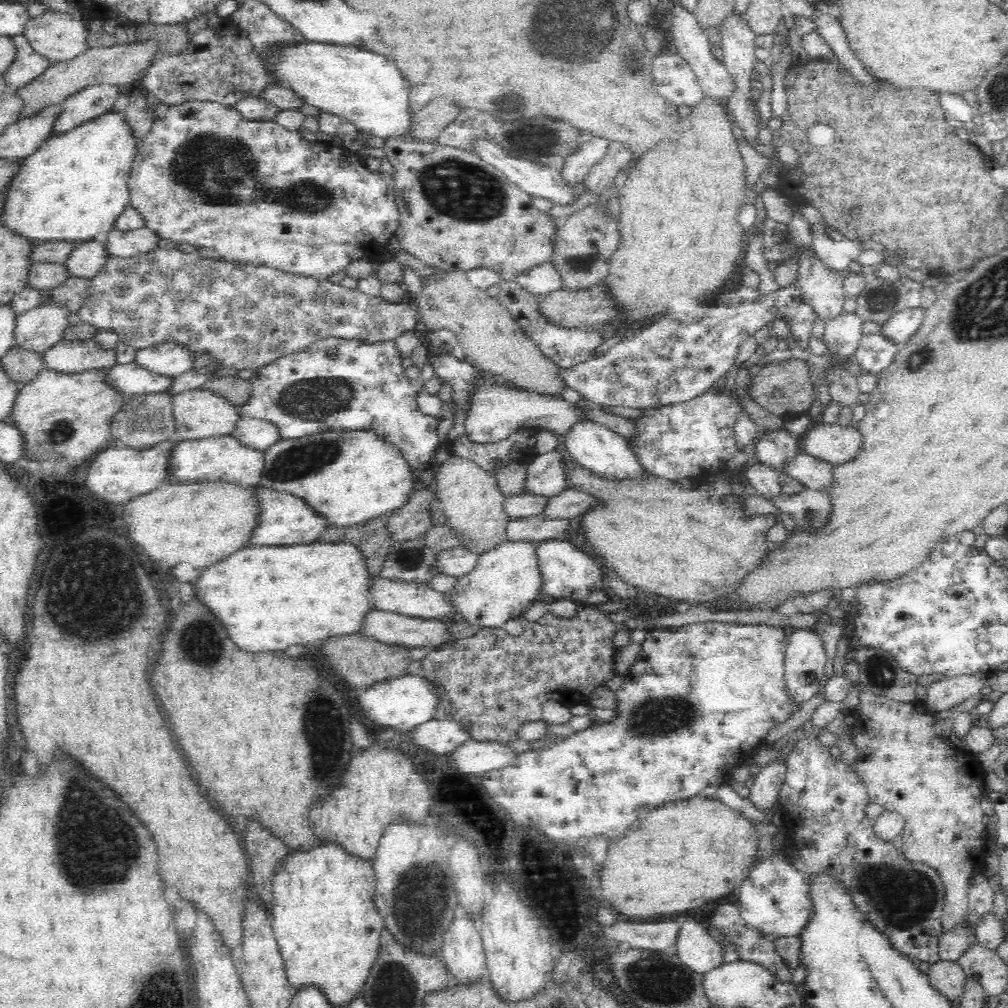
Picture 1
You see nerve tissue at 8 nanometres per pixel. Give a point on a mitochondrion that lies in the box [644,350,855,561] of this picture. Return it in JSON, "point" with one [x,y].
{"point":[814,517]}

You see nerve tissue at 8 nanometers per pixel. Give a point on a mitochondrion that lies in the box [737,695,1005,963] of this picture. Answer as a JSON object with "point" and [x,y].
{"point":[905,897]}

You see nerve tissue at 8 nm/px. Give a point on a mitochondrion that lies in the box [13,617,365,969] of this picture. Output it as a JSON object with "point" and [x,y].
{"point":[89,842]}

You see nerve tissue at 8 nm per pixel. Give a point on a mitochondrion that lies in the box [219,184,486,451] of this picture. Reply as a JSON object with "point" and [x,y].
{"point":[320,397]}

